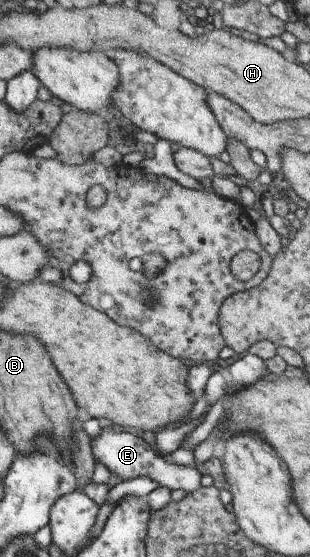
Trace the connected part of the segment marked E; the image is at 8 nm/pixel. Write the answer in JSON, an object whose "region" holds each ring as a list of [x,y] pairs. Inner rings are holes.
{"region":[[[111,422],[103,423],[100,435],[92,441],[92,448],[96,460],[106,464],[112,473],[121,478],[121,480],[133,480],[139,476],[149,476],[157,481],[161,487],[169,487],[177,490],[181,488],[191,494],[199,490],[201,480],[203,480],[203,472],[196,467],[196,464],[188,463],[185,465],[171,462],[167,455],[160,451],[157,452],[143,436],[133,434],[126,430],[113,430]]]}

